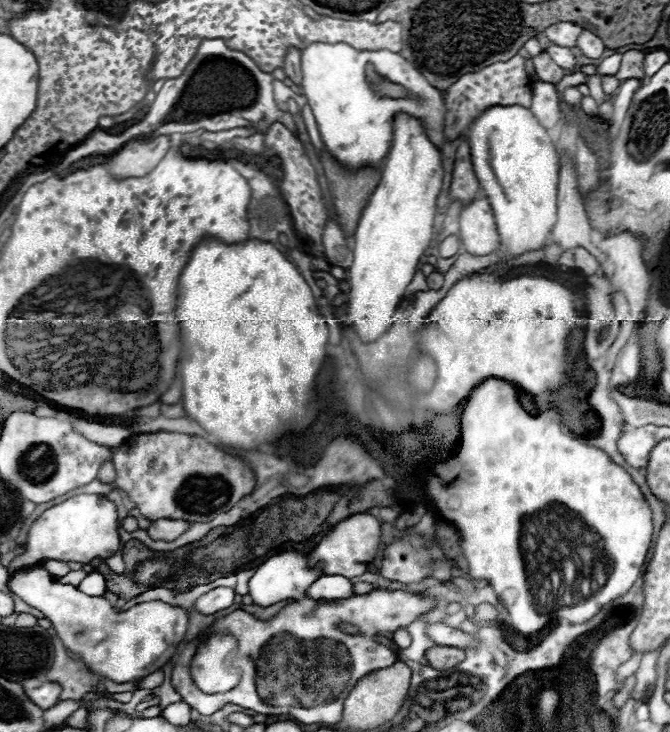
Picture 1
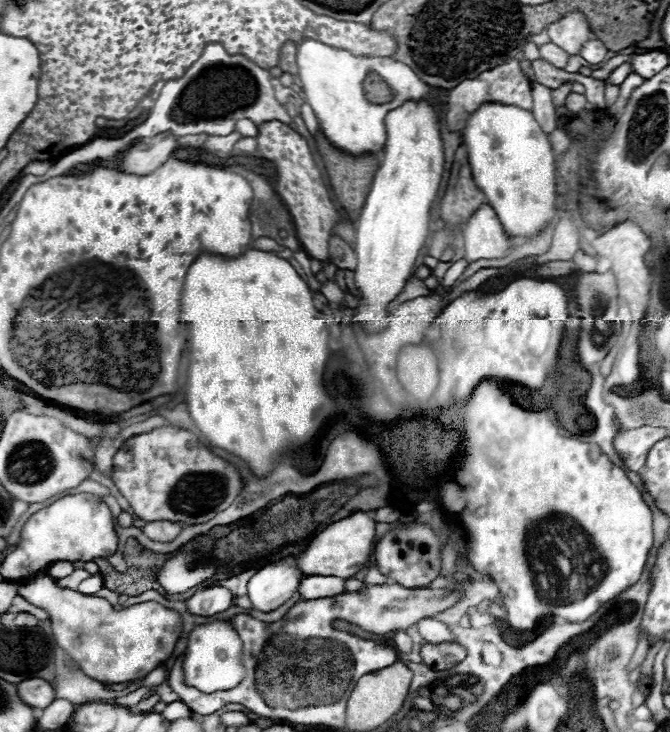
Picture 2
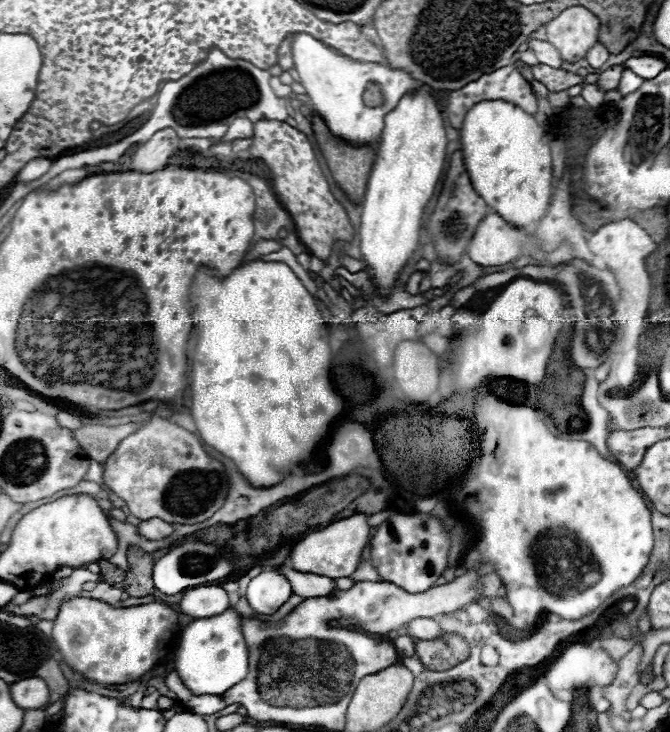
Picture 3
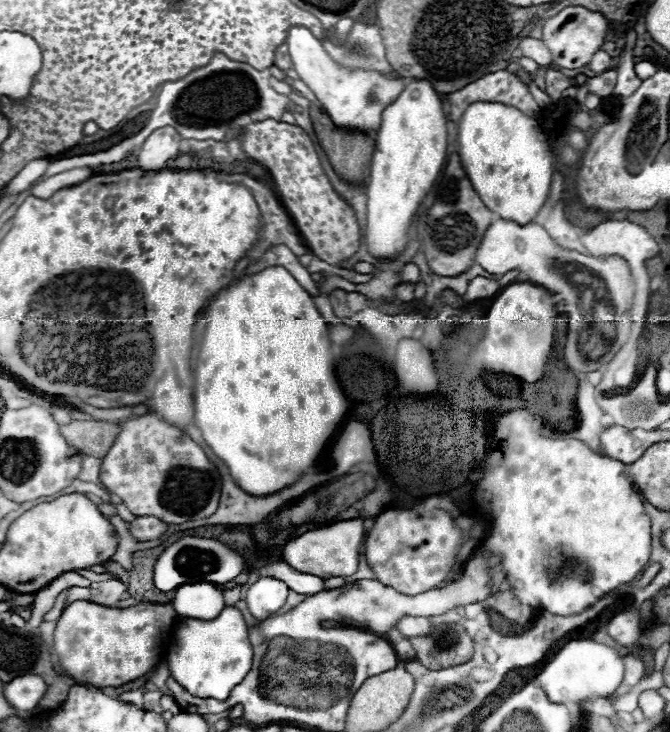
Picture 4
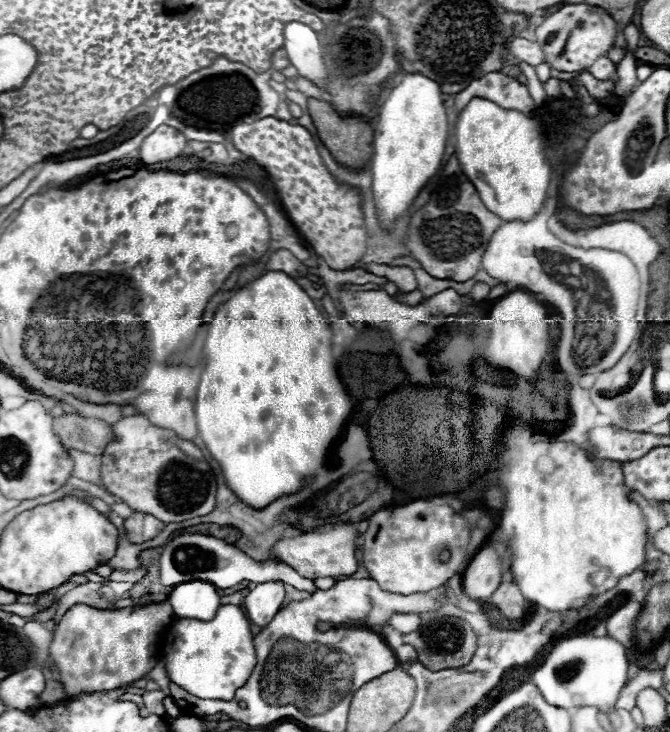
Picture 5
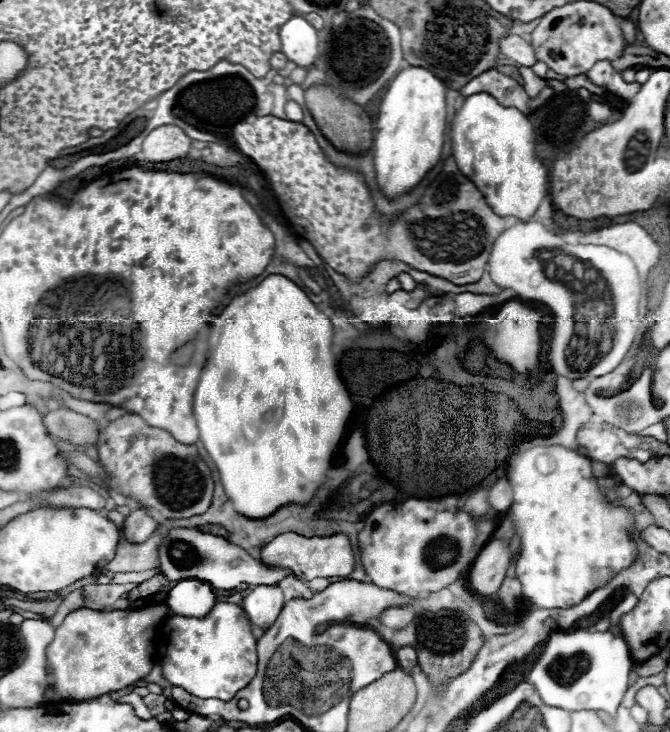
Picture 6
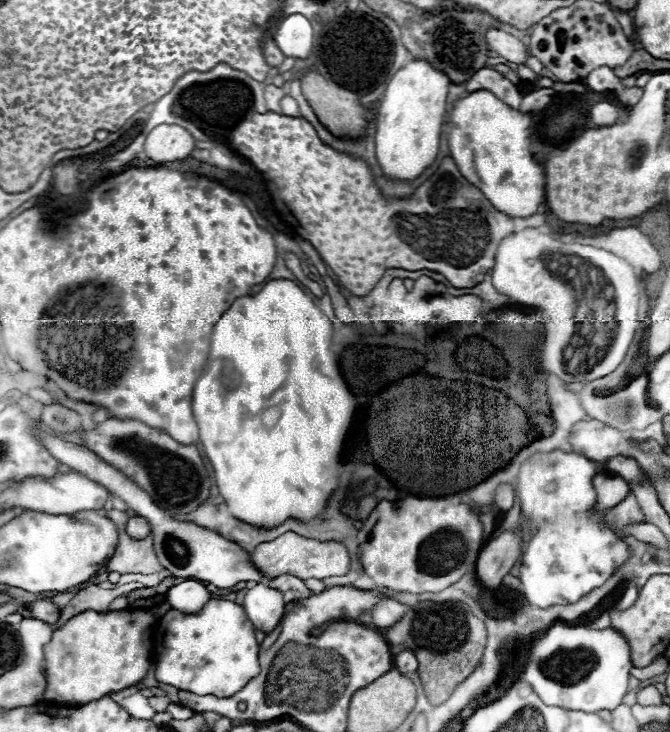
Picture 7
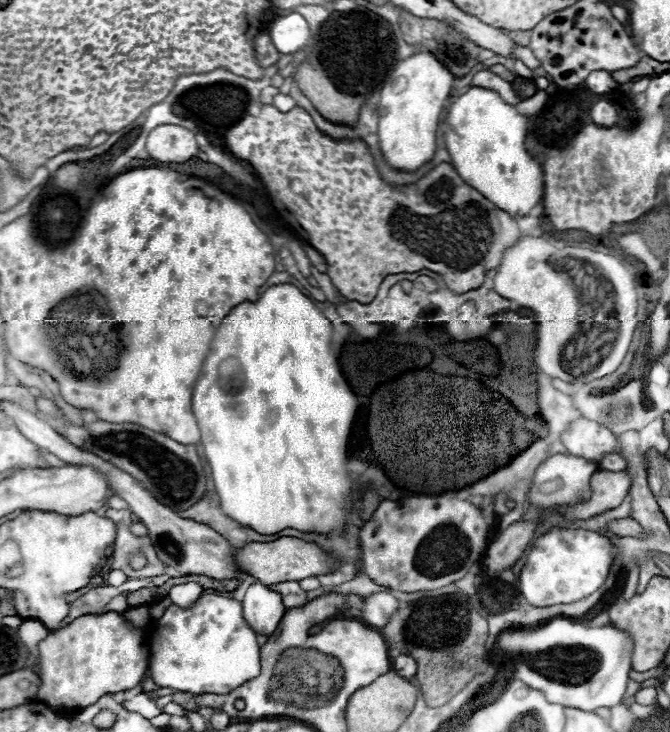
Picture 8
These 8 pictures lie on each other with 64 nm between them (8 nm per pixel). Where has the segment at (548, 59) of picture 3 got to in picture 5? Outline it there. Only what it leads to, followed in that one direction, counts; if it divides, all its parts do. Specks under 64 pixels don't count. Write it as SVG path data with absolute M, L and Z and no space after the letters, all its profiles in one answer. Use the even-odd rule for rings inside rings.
M514 38L510 44L510 54L514 54L518 60L524 60L532 66L538 66L544 62L544 52L538 42L530 42L526 38Z

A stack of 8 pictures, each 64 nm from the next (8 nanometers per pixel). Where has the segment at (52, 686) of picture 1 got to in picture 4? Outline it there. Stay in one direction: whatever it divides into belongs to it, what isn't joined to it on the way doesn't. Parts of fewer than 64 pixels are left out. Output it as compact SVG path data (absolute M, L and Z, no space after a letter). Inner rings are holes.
M38 674L18 676L18 680L4 684L6 700L20 712L34 710L44 694L46 694L46 682Z

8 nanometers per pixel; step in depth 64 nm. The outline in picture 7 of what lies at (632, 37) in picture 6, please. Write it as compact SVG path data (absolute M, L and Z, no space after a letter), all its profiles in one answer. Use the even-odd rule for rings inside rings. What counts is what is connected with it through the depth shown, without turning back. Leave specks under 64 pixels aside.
M616 12L616 18L618 18L624 34L632 40L632 36L634 36L634 20L632 20L632 16L628 16L626 12Z

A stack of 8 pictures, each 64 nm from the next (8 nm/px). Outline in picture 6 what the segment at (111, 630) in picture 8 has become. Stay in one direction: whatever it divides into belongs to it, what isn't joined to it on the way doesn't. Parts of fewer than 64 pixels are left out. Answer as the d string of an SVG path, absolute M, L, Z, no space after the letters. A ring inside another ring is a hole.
M168 604L142 610L100 612L78 608L70 612L56 628L54 640L46 650L48 666L54 672L56 694L64 700L88 700L142 680L164 651L163 645L159 645L161 649L155 649L155 630L168 614Z

